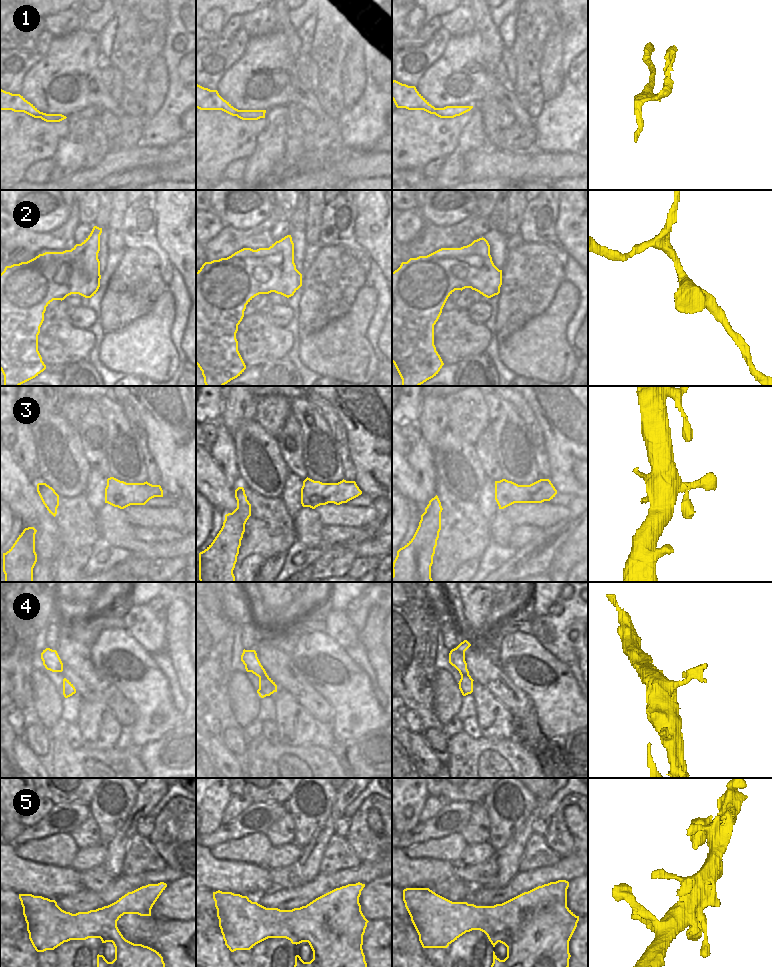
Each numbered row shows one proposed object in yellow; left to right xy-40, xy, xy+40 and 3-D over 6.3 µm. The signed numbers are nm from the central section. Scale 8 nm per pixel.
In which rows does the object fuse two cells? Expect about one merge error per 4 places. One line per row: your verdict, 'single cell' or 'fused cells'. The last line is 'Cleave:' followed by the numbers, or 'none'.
1: fused cells
2: single cell
3: single cell
4: single cell
5: single cell
Cleave: 1

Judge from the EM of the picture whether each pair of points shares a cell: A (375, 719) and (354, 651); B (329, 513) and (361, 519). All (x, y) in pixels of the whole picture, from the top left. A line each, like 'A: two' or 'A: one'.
A: two
B: one

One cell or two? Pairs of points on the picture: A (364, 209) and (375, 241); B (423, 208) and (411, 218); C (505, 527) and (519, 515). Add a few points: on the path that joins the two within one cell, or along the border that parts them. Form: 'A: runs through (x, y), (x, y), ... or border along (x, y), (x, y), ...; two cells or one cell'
A: runs through (372, 217), (375, 220), (375, 233); one cell
B: border along (416, 209), (426, 223); two cells
C: border along (502, 509), (506, 518), (513, 526); two cells

